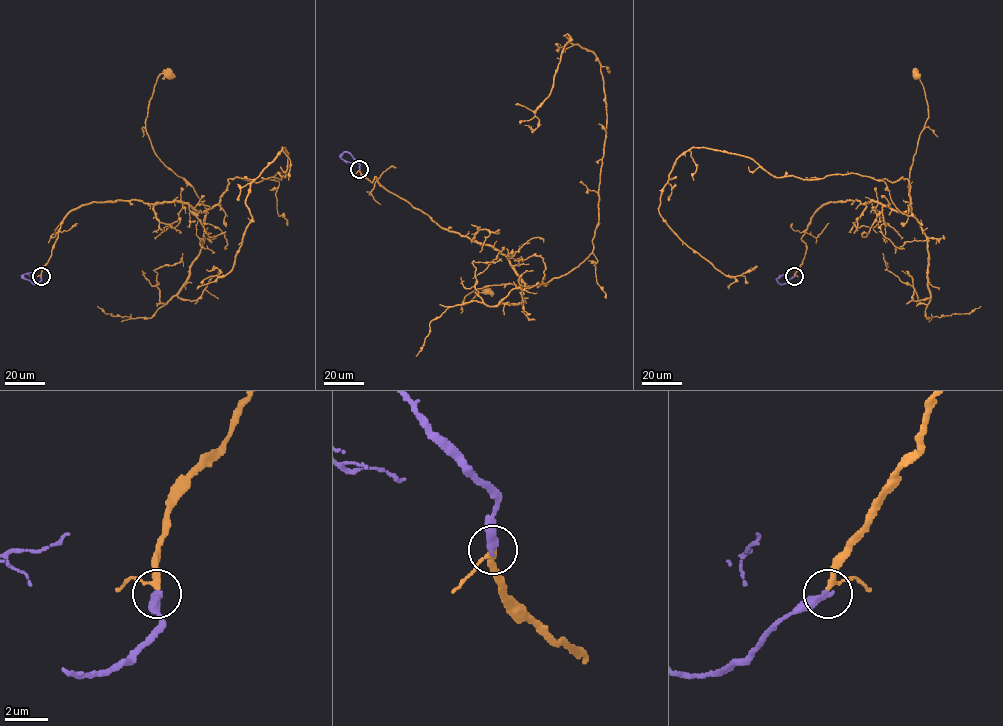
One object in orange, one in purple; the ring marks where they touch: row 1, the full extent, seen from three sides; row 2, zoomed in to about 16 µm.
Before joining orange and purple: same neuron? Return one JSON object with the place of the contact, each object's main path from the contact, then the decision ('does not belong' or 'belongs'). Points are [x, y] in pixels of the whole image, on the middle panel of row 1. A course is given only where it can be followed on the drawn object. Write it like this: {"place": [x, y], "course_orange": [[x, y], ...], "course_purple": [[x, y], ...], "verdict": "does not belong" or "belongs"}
{"place": [359, 169], "course_orange": [[359, 169], [441, 227], [489, 244], [505, 256], [524, 287], [485, 286], [464, 302], [486, 291]], "course_purple": [[359, 169], [360, 165], [344, 152], [341, 158], [351, 163]], "verdict": "belongs"}

